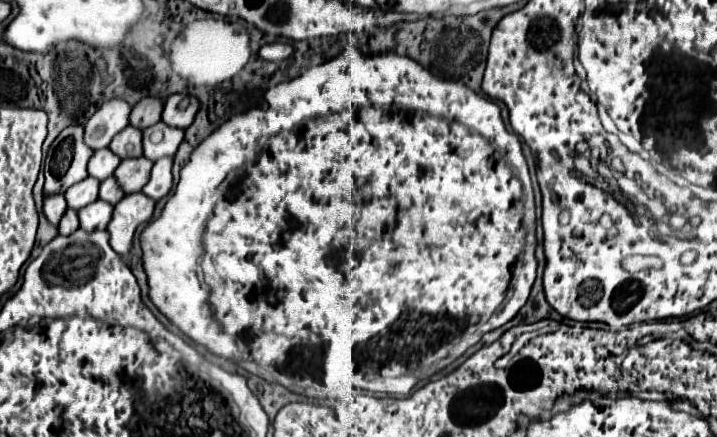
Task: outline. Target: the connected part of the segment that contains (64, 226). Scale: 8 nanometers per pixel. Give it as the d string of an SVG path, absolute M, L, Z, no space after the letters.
M67 210L67 214L65 214L65 216L61 218L61 222L59 222L59 234L69 236L69 234L73 234L77 228L79 228L77 212L75 212L75 210Z

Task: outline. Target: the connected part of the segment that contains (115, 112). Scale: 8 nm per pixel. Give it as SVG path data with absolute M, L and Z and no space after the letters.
M119 98L105 102L85 124L85 144L93 150L107 148L111 138L129 124L129 112L131 106Z

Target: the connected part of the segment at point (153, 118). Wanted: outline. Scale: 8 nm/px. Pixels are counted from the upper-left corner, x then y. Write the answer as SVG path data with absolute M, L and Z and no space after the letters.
M143 98L143 102L137 102L137 106L133 106L131 126L145 130L153 126L157 120L161 120L161 112L163 112L161 98Z

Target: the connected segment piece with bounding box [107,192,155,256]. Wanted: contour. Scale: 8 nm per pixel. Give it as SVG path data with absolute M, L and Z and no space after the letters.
M143 192L125 194L123 200L115 204L115 212L107 230L111 234L111 248L117 254L121 256L129 254L133 244L133 234L143 222L151 220L153 206L155 202Z

